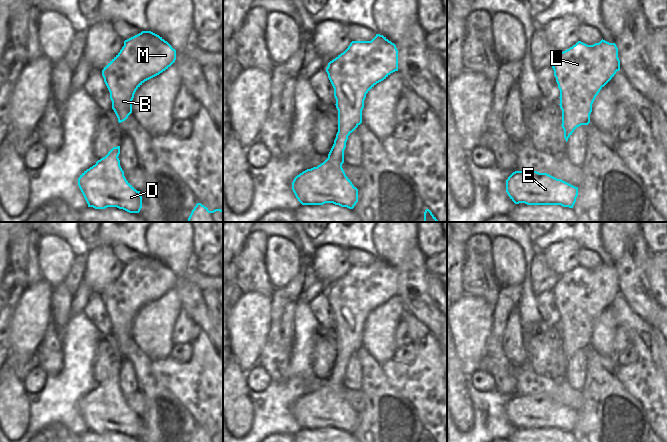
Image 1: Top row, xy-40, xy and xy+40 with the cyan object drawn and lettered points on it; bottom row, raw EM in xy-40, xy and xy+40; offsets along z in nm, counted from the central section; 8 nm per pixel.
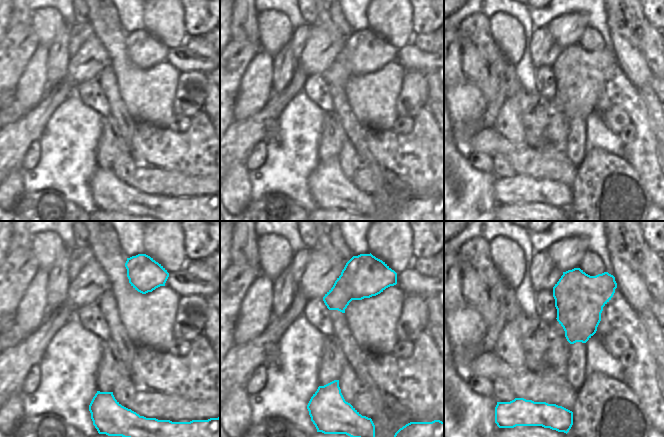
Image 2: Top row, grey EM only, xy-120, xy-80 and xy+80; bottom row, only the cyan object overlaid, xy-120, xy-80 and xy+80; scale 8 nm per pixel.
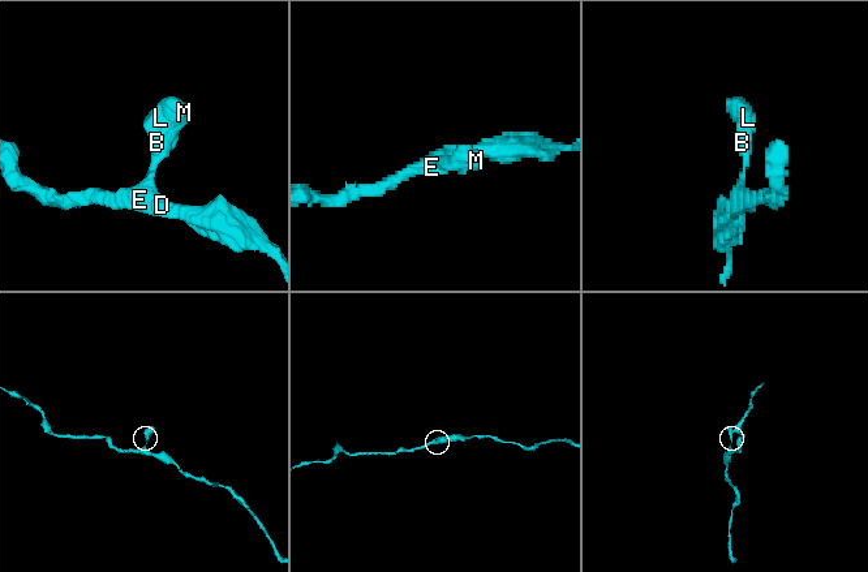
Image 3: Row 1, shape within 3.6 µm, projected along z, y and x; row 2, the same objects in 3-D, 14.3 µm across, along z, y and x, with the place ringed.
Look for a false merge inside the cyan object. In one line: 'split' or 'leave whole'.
leave whole

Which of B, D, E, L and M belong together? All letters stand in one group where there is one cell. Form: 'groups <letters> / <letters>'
groups B D E L M

